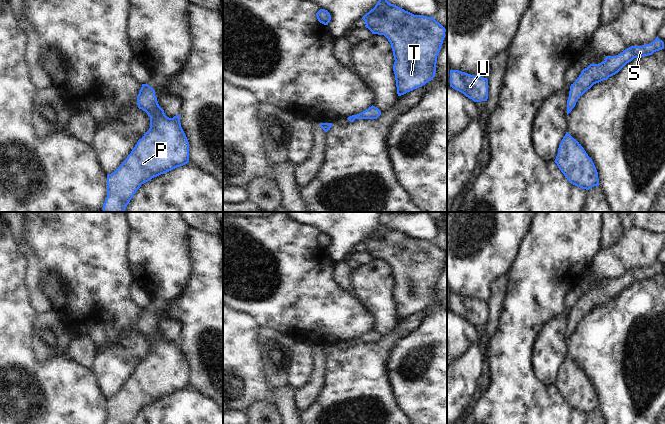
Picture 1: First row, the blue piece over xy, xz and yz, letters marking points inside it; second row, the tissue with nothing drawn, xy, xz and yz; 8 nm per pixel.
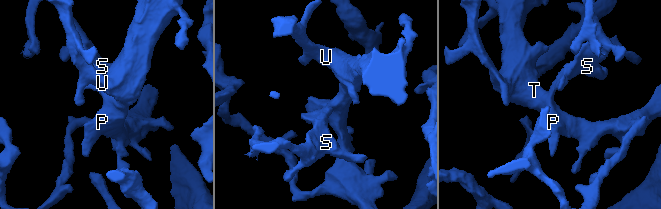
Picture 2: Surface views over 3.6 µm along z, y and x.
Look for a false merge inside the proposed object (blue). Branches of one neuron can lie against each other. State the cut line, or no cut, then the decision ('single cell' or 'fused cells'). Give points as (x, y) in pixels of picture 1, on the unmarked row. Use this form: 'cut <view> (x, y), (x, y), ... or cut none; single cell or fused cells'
cut none; single cell

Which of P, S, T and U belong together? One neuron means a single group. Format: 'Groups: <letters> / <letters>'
Groups: P S T U.

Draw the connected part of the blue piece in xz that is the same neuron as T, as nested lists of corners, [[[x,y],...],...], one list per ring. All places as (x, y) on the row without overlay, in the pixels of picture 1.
[[[382,219],[373,233],[362,243],[372,258],[384,259],[391,268],[394,280],[398,320],[422,311],[435,301],[437,280],[445,262],[446,253],[434,241],[414,239],[387,225]]]

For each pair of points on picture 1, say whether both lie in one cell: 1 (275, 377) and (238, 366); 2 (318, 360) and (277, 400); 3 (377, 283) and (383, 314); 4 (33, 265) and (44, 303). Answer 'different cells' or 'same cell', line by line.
1: different cells
2: different cells
3: same cell
4: same cell

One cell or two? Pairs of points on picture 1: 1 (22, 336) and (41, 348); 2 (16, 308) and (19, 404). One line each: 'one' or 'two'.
1: two
2: one

